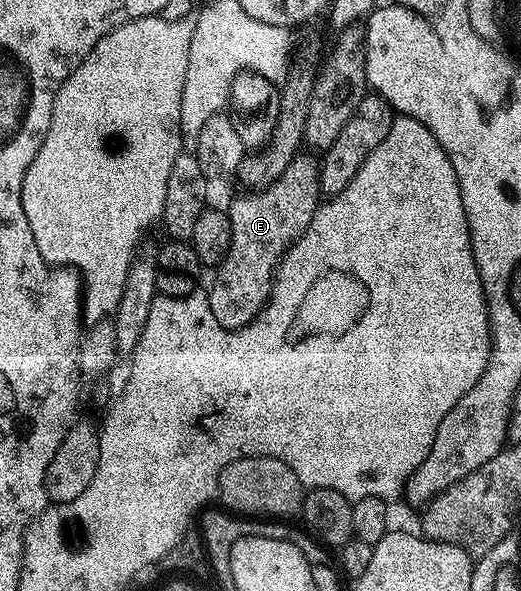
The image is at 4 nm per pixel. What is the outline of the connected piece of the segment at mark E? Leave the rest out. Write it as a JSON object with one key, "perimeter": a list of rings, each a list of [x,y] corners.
{"perimeter":[[[297,153],[290,160],[286,172],[274,180],[264,190],[241,193],[241,198],[232,202],[232,207],[227,207],[226,213],[232,229],[232,243],[215,271],[216,279],[212,282],[212,291],[207,291],[206,297],[210,304],[210,312],[214,312],[214,320],[218,320],[220,326],[227,330],[241,330],[243,326],[249,326],[260,314],[260,309],[268,303],[272,295],[272,279],[276,277],[276,269],[280,267],[280,261],[284,253],[289,250],[293,242],[297,242],[306,232],[310,220],[316,215],[316,207],[321,205],[320,192],[320,164],[311,153]]]}

